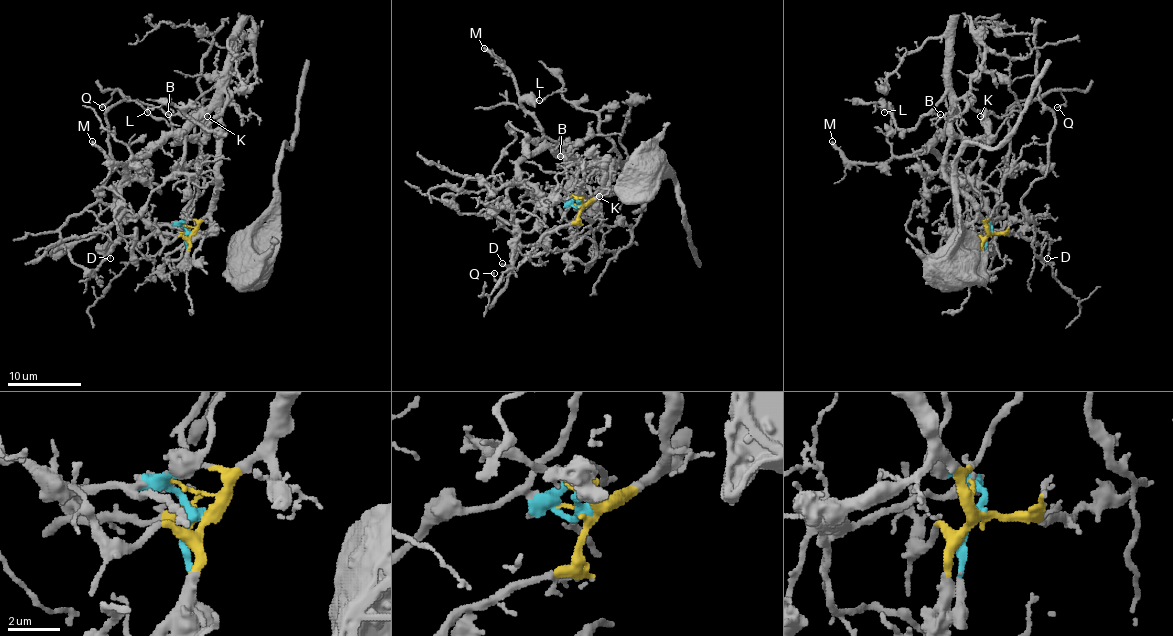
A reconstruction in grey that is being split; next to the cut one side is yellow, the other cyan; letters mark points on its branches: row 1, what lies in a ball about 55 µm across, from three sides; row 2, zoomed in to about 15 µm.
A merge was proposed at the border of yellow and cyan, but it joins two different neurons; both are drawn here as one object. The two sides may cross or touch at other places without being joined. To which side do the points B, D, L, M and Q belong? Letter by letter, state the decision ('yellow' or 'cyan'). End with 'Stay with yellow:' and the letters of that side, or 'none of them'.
B: yellow
D: cyan
L: yellow
M: yellow
Q: cyan
Stay with yellow: B, L, M

